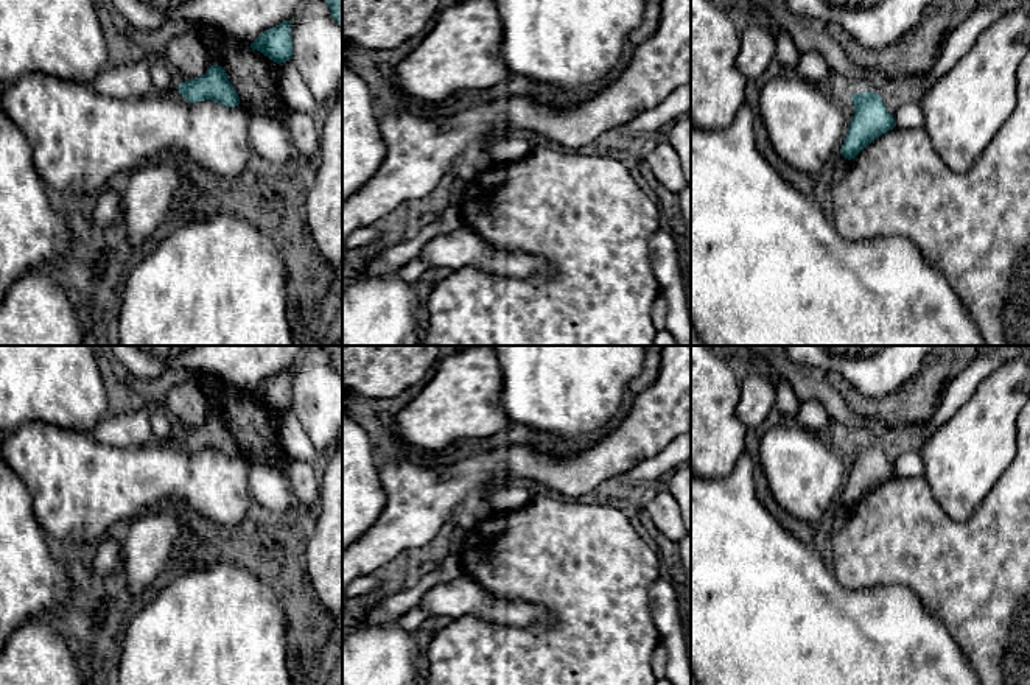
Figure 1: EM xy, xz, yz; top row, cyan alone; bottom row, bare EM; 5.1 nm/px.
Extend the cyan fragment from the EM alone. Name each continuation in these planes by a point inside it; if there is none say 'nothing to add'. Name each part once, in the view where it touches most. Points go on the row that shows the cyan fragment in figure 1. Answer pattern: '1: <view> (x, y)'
nothing to add

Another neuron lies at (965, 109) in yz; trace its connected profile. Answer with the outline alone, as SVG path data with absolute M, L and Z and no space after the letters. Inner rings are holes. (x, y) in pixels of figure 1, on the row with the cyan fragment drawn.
M1030 0L985 28L921 100L924 129L935 153L952 171L968 171L1011 115L1016 106L1016 72L1028 47Z

